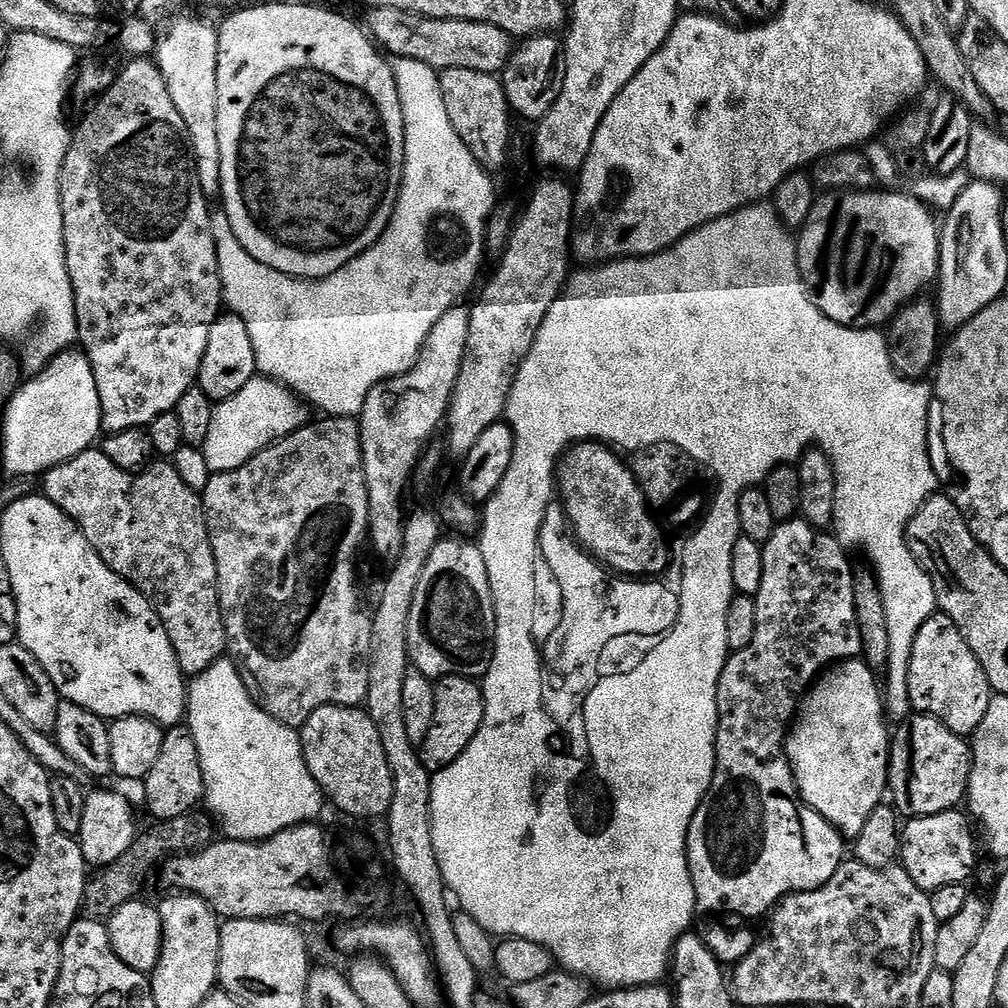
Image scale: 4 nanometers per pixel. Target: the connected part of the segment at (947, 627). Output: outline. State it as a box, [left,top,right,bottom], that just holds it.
[908,611,994,738]

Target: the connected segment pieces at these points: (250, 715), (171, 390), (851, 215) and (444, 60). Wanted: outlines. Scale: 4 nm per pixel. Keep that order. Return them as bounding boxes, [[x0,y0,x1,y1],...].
[[186,658,326,841],[60,58,222,434],[796,190,940,329],[367,10,513,75]]

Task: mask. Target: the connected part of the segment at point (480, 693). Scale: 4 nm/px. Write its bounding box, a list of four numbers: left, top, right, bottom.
[418,676,484,774]

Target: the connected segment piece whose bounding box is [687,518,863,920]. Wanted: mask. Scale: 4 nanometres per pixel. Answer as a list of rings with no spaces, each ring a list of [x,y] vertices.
[[[793,518],[777,523],[774,534],[762,546],[762,586],[758,586],[756,605],[758,606],[758,630],[754,630],[754,642],[746,646],[746,650],[738,650],[729,655],[726,666],[720,675],[718,690],[716,691],[716,705],[718,706],[718,722],[716,723],[716,750],[714,753],[714,767],[712,769],[712,785],[708,787],[708,793],[701,796],[700,805],[694,814],[694,818],[688,827],[688,869],[694,882],[696,891],[697,913],[703,912],[729,912],[732,916],[745,916],[752,920],[755,916],[767,917],[772,909],[787,896],[795,892],[809,892],[820,888],[844,863],[845,837],[841,836],[822,814],[814,811],[807,802],[800,797],[800,791],[796,785],[796,779],[792,773],[792,765],[784,755],[784,742],[790,731],[790,725],[795,717],[798,707],[798,698],[803,697],[808,689],[816,683],[818,677],[833,662],[855,659],[861,655],[863,644],[861,634],[858,631],[857,612],[854,610],[854,575],[853,565],[848,565],[849,553],[836,539],[831,531],[815,528],[813,524],[807,524],[802,518]]]

